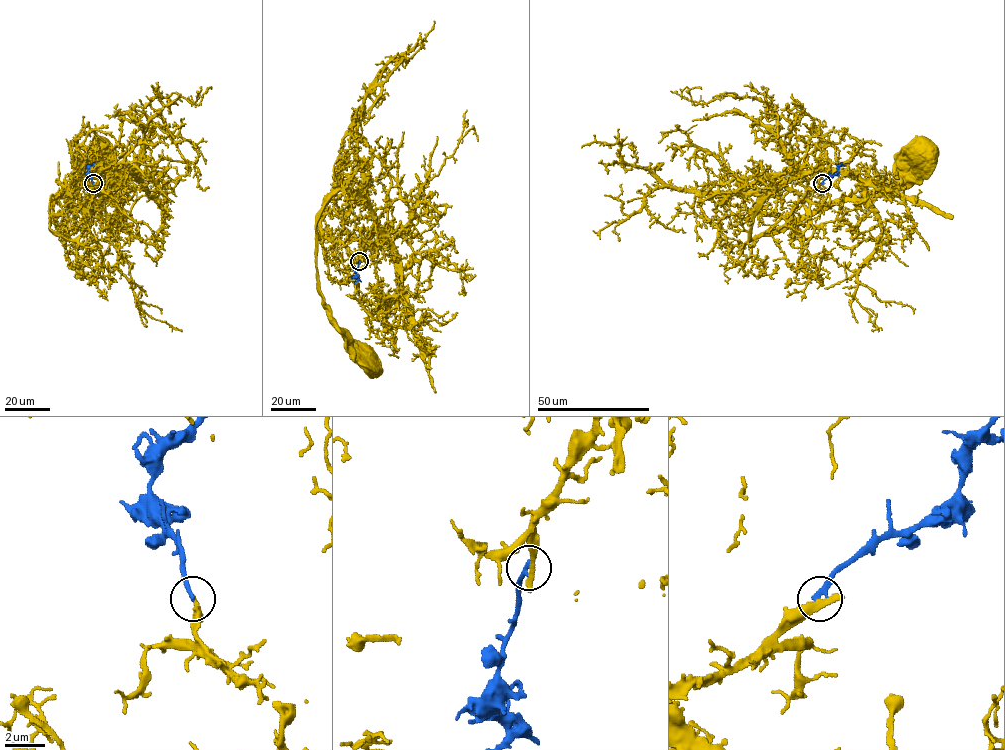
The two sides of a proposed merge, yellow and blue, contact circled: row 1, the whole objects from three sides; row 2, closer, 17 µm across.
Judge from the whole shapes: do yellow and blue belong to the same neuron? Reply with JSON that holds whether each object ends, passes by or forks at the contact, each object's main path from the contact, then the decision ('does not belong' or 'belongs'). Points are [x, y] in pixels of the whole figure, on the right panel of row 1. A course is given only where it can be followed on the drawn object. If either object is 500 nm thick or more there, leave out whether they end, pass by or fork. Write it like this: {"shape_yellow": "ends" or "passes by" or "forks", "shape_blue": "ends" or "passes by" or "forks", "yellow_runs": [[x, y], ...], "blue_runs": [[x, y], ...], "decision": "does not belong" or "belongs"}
{"shape_yellow": "ends", "shape_blue": "ends", "yellow_runs": [[821, 183], [803, 194], [784, 187], [774, 190], [752, 219], [750, 237], [875, 195], [917, 153]], "blue_runs": [[821, 183], [837, 171], [842, 163]], "decision": "does not belong"}

